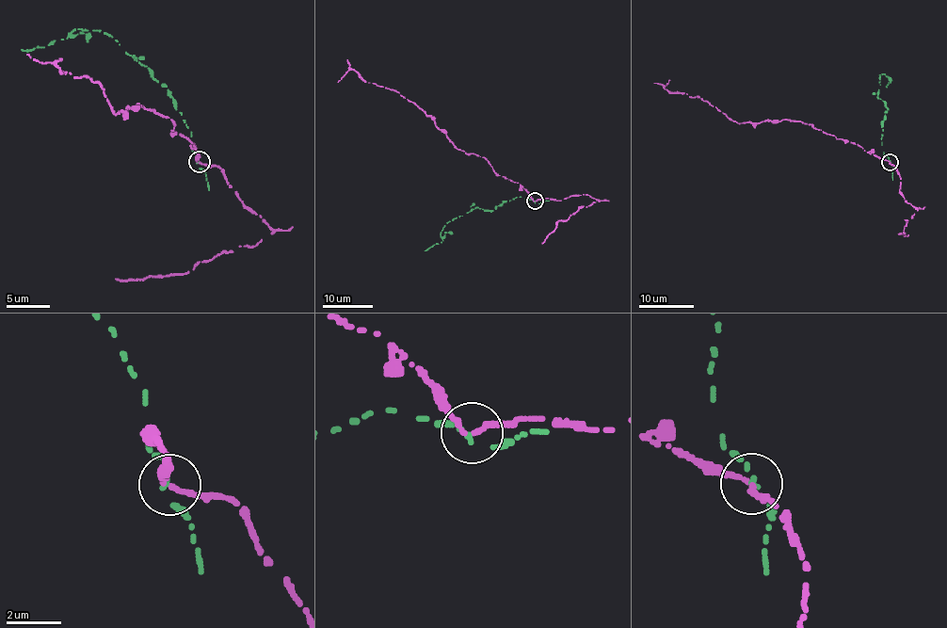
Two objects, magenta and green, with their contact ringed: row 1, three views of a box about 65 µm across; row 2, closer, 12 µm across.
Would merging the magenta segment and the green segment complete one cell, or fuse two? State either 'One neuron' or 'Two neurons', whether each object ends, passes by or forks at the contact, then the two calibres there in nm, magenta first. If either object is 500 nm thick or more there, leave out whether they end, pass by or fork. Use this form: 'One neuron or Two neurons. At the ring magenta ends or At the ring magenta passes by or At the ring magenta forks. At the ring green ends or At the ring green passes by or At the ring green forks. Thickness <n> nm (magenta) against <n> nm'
Two neurons. At the ring magenta passes by. At the ring green passes by. Thickness 200 nm (magenta) against 120 nm

